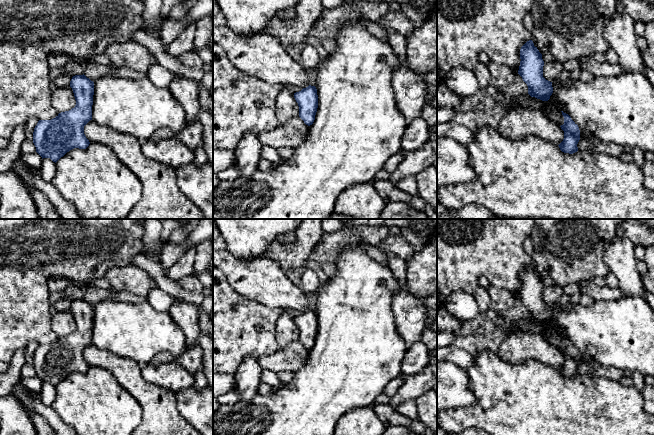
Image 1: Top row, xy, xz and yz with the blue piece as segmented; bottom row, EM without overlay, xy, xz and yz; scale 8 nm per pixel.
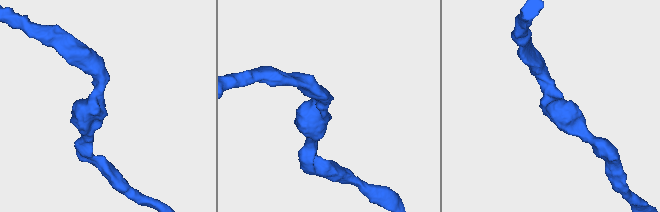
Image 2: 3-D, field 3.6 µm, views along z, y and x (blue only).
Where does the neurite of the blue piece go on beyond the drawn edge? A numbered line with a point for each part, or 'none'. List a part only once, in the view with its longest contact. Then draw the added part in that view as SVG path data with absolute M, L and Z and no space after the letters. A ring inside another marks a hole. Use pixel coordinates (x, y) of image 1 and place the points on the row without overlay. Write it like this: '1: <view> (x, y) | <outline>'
none

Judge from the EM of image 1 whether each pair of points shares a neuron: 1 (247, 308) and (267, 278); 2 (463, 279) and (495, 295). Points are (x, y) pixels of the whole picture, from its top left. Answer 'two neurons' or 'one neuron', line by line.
1: two neurons
2: two neurons

